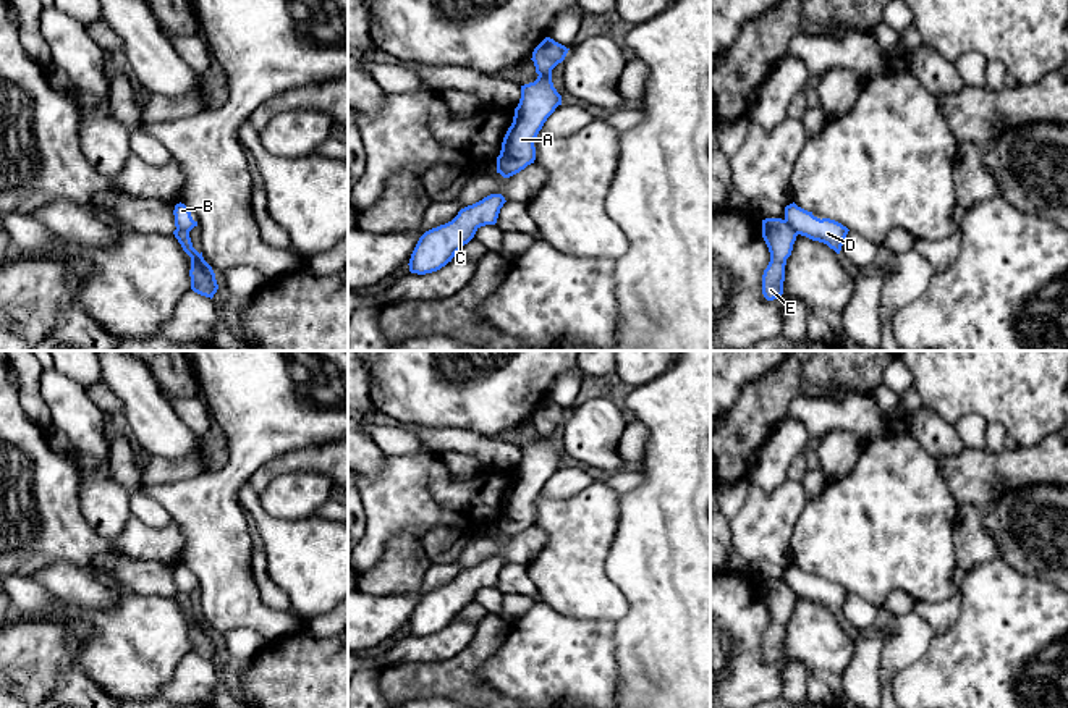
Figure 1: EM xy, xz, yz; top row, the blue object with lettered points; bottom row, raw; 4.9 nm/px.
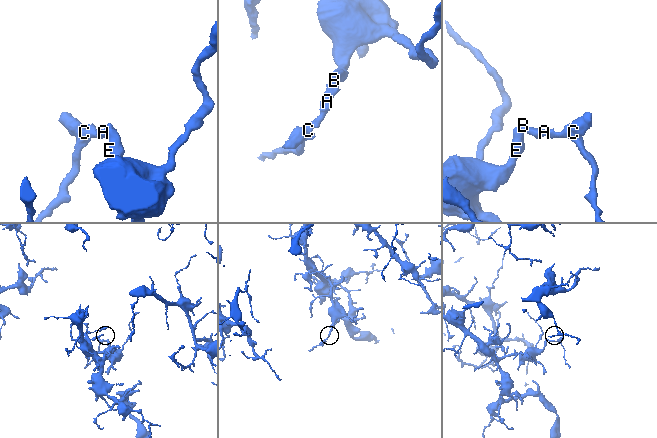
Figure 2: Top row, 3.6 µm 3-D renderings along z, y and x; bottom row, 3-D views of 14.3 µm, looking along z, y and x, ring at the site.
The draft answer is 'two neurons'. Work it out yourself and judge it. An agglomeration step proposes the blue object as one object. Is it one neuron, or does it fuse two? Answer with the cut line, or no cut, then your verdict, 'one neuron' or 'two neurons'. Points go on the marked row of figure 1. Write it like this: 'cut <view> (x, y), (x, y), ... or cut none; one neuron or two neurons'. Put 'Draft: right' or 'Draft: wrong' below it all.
cut yz (784, 220), (796, 235); two neurons
Draft: right

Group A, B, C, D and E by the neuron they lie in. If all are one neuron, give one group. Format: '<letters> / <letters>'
A B C D / E

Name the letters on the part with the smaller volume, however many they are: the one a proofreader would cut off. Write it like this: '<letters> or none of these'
A, B, C, D

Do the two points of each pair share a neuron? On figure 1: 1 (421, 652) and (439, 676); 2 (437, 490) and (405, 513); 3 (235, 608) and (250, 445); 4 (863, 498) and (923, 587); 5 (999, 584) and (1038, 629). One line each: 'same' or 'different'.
1: different
2: same
3: same
4: same
5: same

